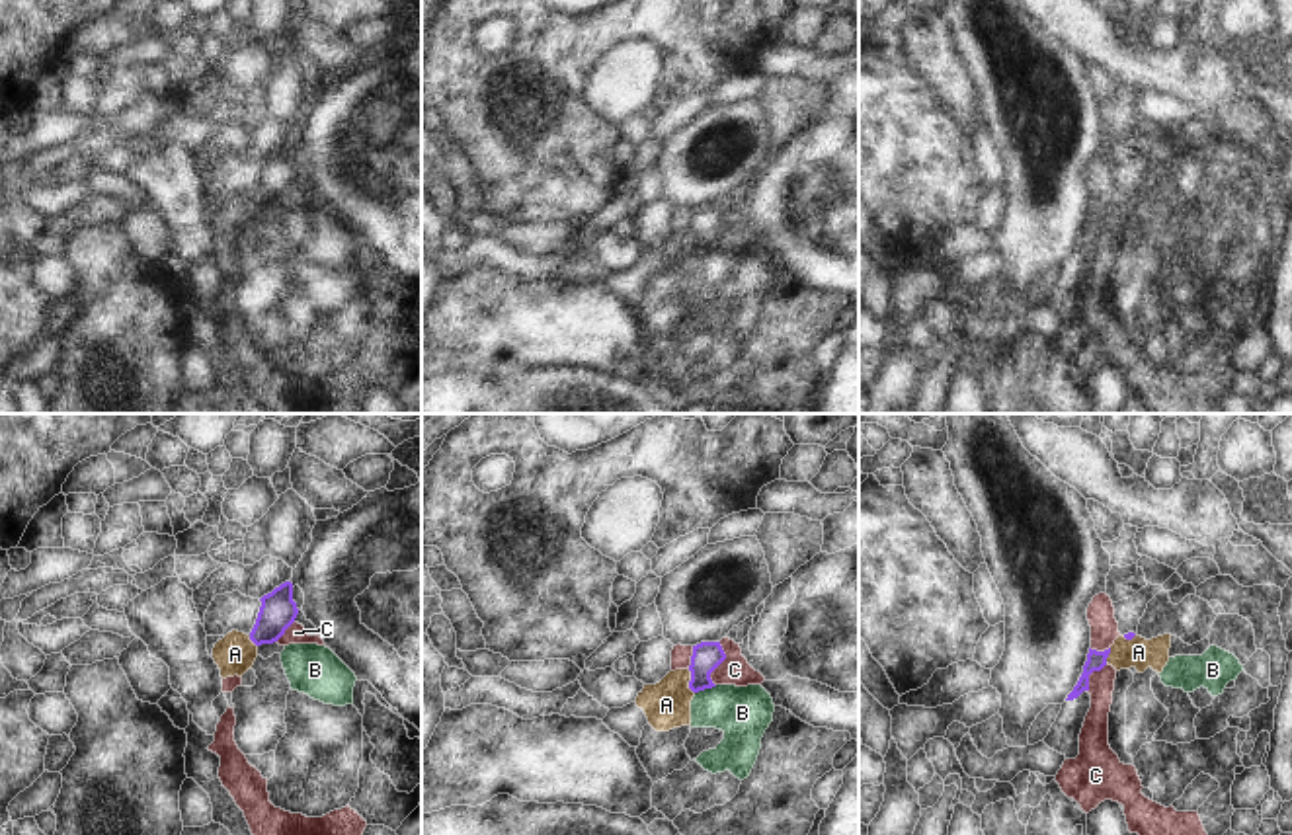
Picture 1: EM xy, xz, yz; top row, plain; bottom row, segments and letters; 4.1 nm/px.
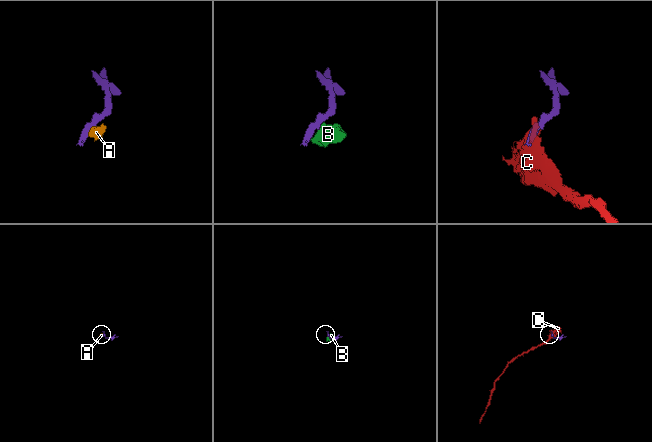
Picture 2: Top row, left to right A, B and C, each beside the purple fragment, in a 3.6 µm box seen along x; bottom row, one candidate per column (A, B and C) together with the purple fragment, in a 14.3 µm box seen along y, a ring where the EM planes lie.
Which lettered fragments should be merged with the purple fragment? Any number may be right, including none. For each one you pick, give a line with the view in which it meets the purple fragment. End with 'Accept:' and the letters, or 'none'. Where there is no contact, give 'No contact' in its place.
Accept: none.

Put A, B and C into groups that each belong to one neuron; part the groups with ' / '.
A B C

